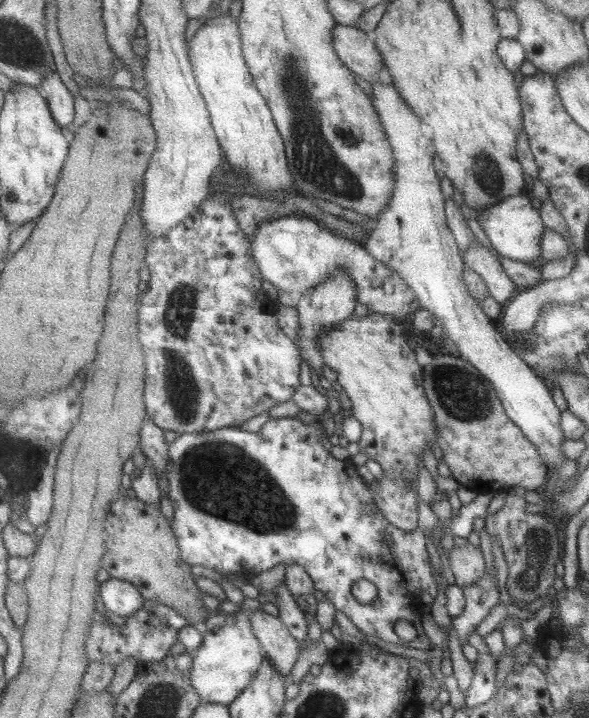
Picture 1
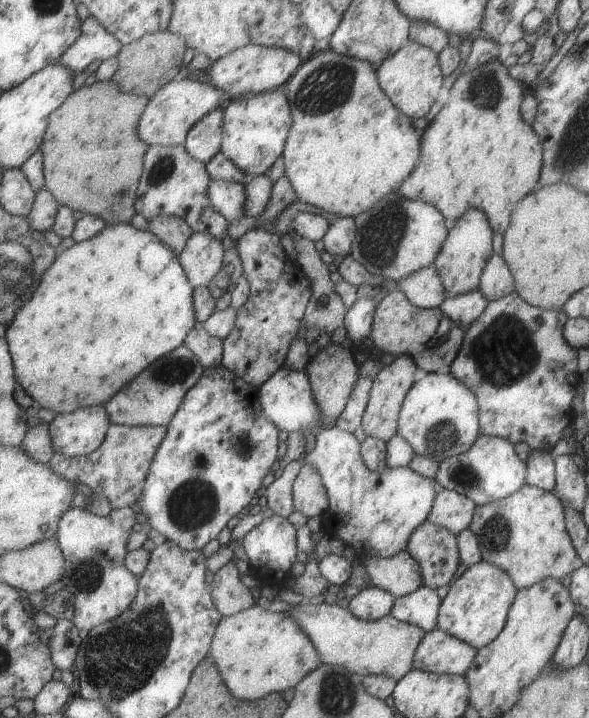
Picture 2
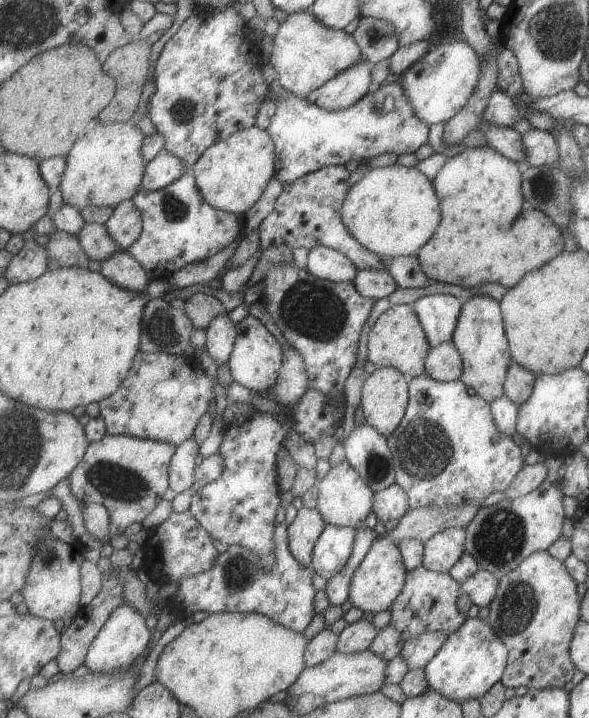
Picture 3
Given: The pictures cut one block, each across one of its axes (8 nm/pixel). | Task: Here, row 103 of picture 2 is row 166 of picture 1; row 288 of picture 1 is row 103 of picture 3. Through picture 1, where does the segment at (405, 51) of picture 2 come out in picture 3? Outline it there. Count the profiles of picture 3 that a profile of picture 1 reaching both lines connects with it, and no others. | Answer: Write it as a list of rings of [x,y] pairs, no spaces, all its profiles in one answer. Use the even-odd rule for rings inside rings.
[[[463,40],[453,43],[441,44],[428,50],[424,56],[415,61],[411,66],[401,73],[401,86],[407,99],[410,100],[415,110],[416,117],[426,122],[428,126],[437,122],[447,122],[452,116],[467,104],[469,97],[475,90],[480,73],[480,60],[478,54]]]

